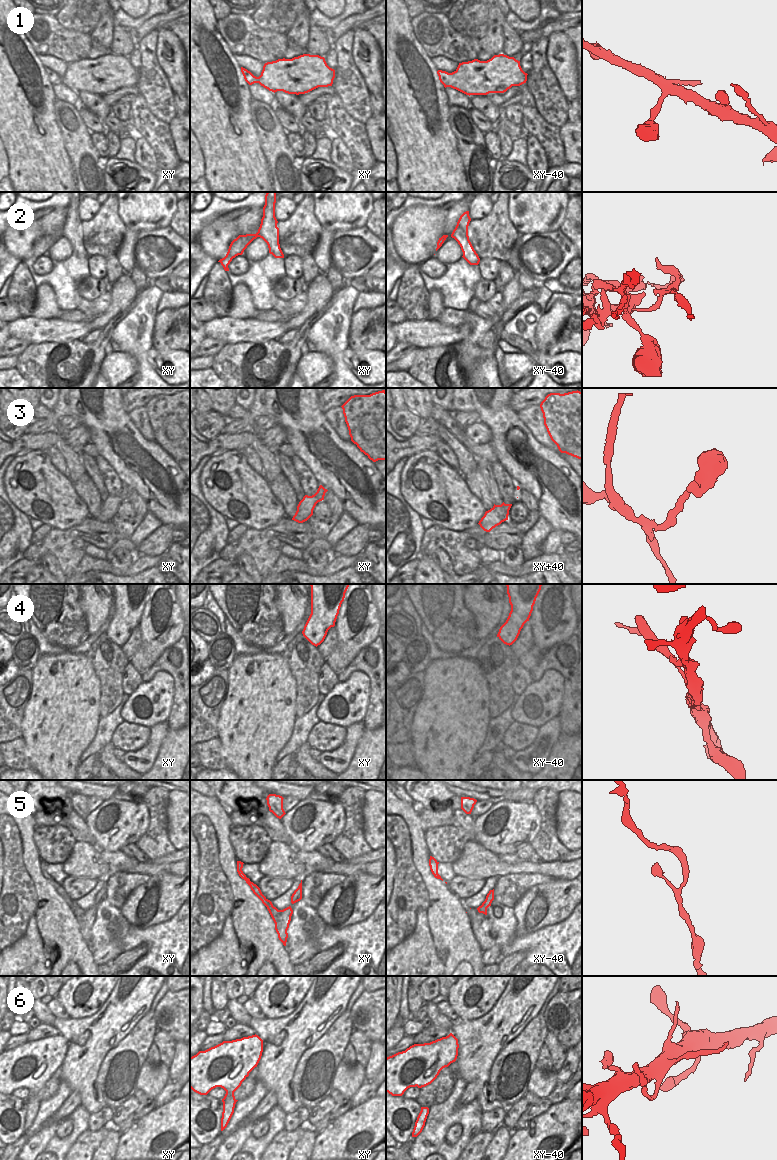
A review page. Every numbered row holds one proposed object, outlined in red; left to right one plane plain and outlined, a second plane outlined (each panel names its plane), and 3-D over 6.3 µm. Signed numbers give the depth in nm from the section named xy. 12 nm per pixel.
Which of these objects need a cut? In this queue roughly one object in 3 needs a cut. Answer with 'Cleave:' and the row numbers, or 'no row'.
Cleave: 2, 4, 6

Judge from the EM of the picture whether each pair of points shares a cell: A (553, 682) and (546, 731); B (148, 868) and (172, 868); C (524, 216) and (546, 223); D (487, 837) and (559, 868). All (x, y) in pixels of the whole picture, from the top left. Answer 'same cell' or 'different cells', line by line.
A: different cells
B: same cell
C: same cell
D: different cells

